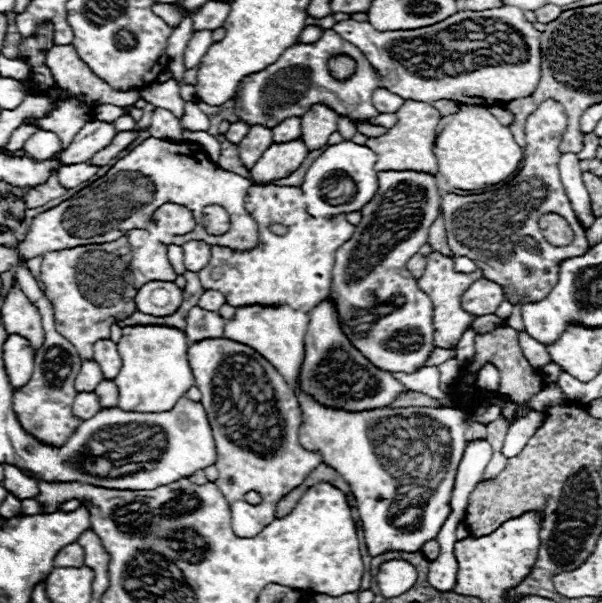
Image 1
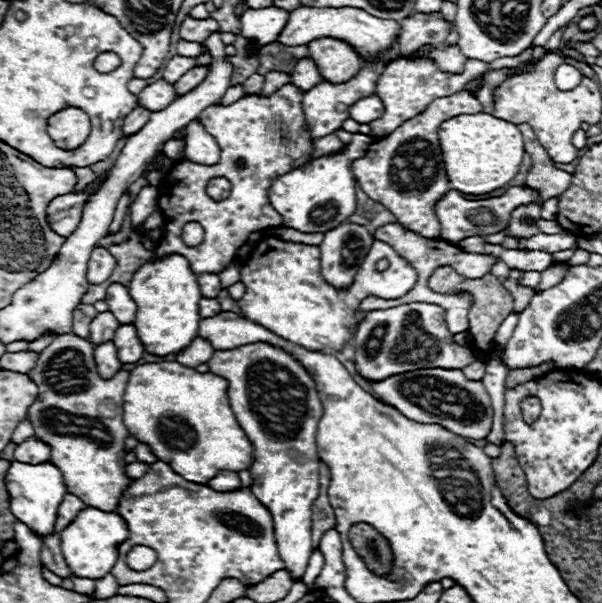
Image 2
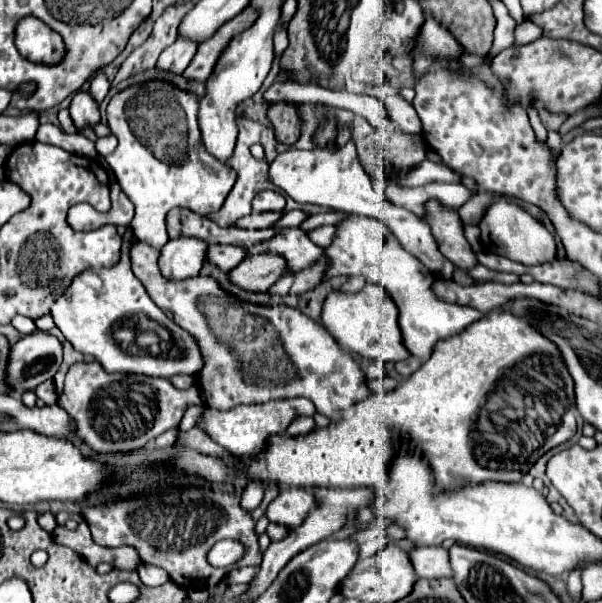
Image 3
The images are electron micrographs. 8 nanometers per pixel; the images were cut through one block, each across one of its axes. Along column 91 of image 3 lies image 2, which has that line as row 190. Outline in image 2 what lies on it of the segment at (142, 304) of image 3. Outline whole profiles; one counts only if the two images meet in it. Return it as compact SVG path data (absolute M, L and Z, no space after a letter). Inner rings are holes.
M354 134L352 142L344 148L342 154L314 158L308 164L290 170L284 176L278 176L270 184L270 202L276 212L284 218L284 228L294 228L300 232L328 232L348 220L356 210L356 180L350 170L354 158L366 154L370 142L366 134Z

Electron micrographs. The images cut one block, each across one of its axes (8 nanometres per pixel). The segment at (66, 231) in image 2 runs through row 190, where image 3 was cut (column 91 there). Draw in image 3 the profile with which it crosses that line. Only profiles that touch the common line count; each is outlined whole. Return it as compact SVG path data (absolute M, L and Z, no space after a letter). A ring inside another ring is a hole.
M96 70L94 76L92 76L92 80L90 80L90 94L92 94L98 102L102 102L104 96L108 94L108 88L110 88L110 80L104 76L102 70Z

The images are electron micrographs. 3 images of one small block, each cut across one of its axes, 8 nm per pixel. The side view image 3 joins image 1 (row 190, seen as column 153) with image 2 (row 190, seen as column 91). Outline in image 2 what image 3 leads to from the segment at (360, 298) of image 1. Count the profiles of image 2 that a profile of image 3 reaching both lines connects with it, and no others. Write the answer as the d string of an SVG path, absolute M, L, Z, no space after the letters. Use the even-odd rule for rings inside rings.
M468 90L434 100L424 112L420 112L420 116L406 120L392 134L372 142L368 152L360 160L352 162L352 172L358 180L358 186L368 194L368 198L386 206L396 216L396 222L426 238L438 238L440 224L434 214L434 204L450 190L438 144L438 128L444 120L460 116L460 112L480 110L482 104Z

